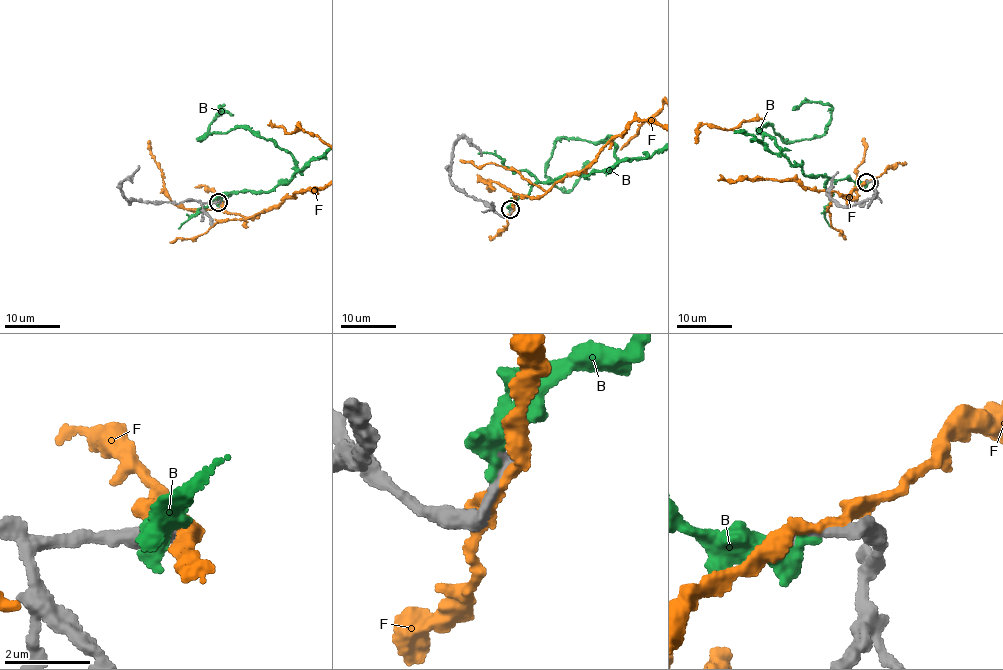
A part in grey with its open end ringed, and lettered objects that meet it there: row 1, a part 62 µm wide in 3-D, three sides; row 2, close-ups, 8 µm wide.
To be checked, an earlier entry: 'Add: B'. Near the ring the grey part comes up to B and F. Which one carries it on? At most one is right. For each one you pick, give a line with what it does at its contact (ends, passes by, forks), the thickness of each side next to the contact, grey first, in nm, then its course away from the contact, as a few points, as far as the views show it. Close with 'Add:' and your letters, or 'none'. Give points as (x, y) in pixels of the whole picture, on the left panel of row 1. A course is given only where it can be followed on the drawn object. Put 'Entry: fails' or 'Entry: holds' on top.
Entry: holds
B: it passes by; calibres 320 and 300 nm
Add: B

